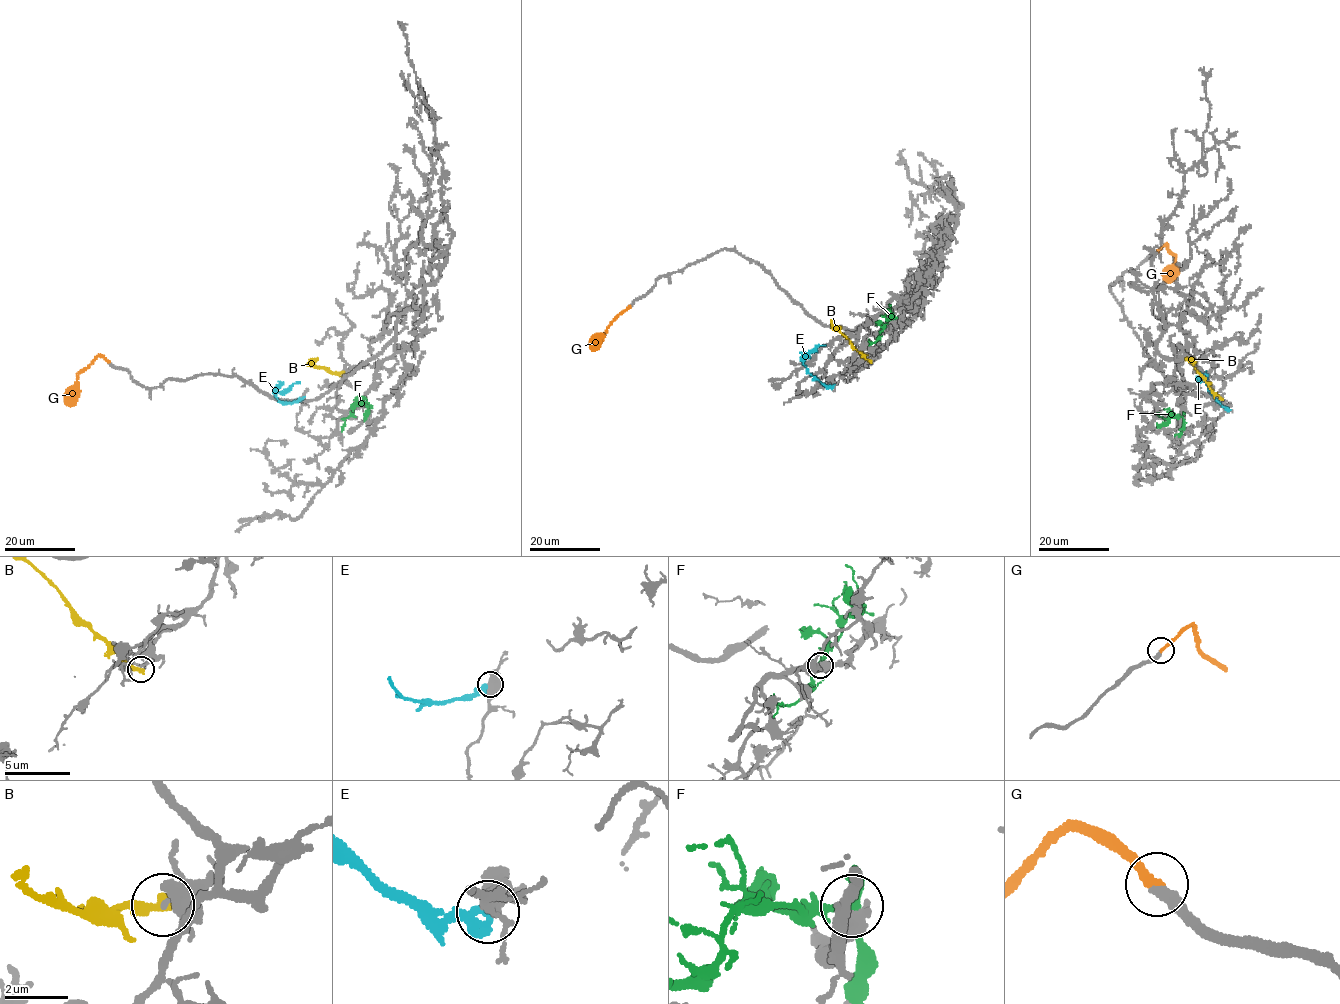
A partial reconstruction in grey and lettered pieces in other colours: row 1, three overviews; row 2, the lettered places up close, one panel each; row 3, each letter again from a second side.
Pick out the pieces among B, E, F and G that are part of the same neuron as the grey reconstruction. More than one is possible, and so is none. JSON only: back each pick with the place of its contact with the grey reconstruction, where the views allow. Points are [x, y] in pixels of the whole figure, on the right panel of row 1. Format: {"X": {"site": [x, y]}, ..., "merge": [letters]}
{"G": {"site": [1158, 251]}, "merge": ["G"]}

